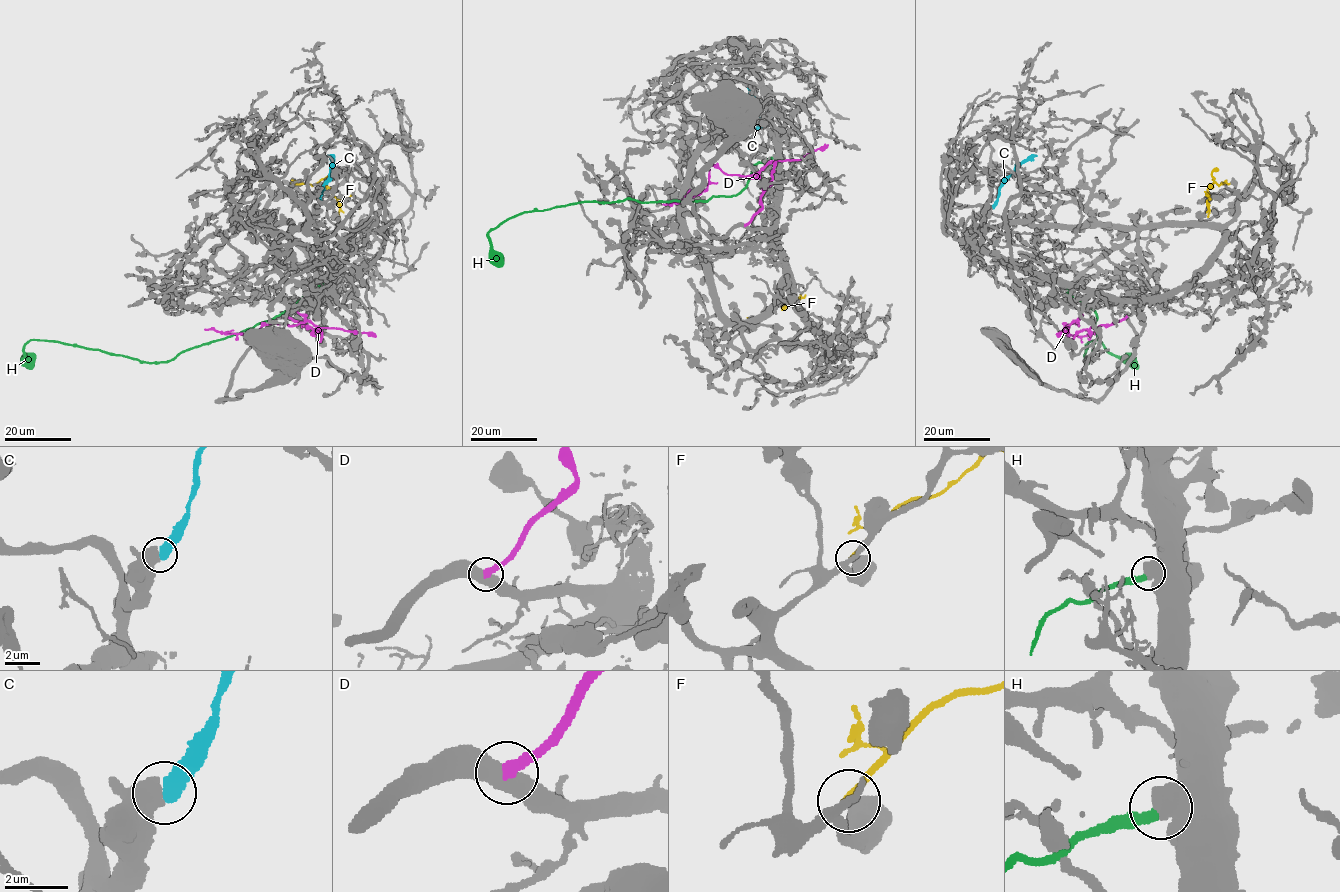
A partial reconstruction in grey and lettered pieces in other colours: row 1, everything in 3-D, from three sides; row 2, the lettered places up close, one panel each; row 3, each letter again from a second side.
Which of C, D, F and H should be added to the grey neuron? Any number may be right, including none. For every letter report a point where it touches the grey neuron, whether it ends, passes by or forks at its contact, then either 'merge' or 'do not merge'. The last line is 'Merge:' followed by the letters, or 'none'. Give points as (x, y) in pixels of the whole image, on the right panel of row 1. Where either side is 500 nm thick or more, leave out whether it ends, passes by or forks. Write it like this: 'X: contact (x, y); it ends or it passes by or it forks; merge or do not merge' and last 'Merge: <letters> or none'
C: contact (992, 207); merge
D: contact (1127, 316); do not merge
F: contact (1231, 183); do not merge
H: contact (1063, 285); do not merge
Merge: C

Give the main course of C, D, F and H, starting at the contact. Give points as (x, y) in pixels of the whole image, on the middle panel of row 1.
C: (748, 87), (757, 101), (760, 115), (756, 130)
D: (745, 225), (762, 207), (761, 195), (775, 162), (747, 177), (725, 174), (710, 164), (705, 189), (662, 204)
F: (747, 327), (784, 299), (796, 299)
H: (774, 156), (754, 165), (736, 195), (706, 201), (583, 202), (524, 212), (488, 233), (502, 266)

